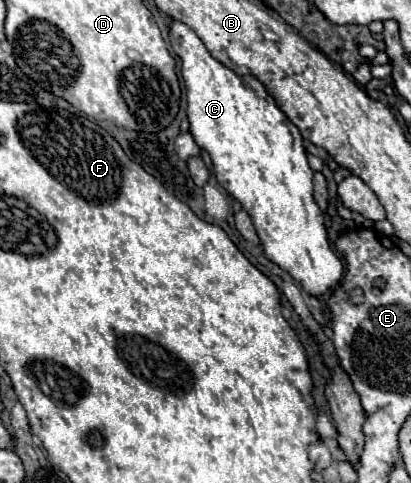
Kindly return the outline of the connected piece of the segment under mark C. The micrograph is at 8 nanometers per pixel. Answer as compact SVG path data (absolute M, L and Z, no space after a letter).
M173 22L171 24L171 46L173 46L173 52L179 56L181 60L181 76L185 80L185 86L187 86L187 118L189 118L189 124L191 124L191 136L195 140L195 144L199 148L205 148L211 156L211 162L213 162L213 174L219 182L219 186L223 186L229 196L233 196L251 216L253 224L255 224L255 230L257 230L257 236L259 236L259 242L263 246L263 254L267 260L275 262L281 270L289 272L301 286L303 286L303 292L307 292L309 296L315 296L315 298L321 298L323 294L331 294L339 284L341 284L341 278L343 278L343 264L341 260L337 258L337 254L333 252L331 244L329 244L329 238L327 238L327 228L325 228L325 218L323 218L323 212L319 210L319 206L315 204L313 200L313 170L309 168L309 162L307 162L307 154L305 154L305 148L303 148L303 138L297 130L295 124L289 122L289 118L277 108L275 100L267 94L265 86L253 78L253 76L237 76L235 72L231 72L227 66L223 66L221 62L217 62L205 48L205 44L201 42L201 38L185 24L181 22Z

